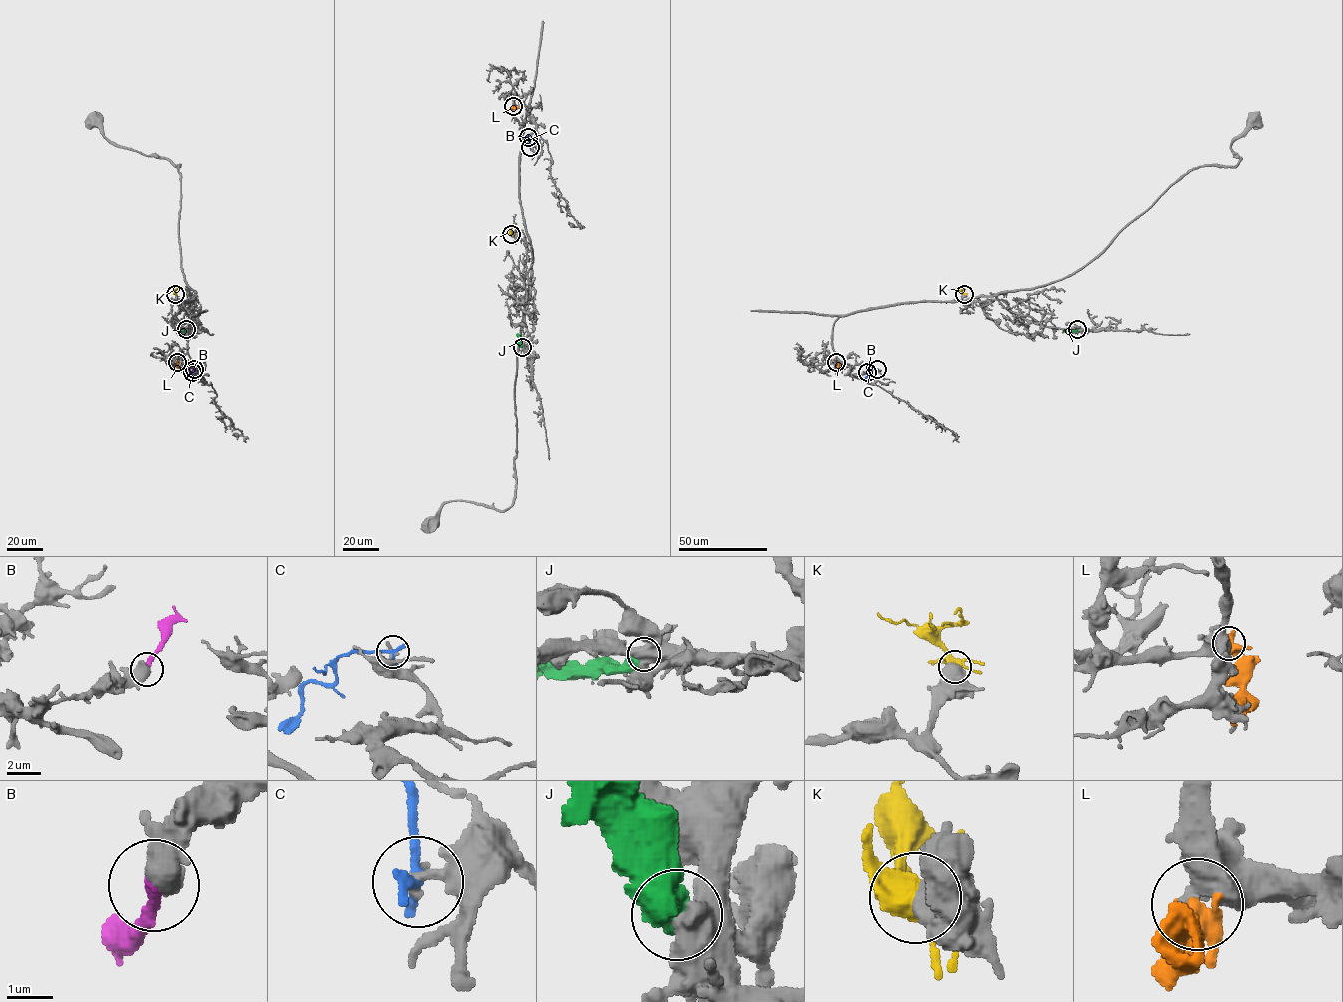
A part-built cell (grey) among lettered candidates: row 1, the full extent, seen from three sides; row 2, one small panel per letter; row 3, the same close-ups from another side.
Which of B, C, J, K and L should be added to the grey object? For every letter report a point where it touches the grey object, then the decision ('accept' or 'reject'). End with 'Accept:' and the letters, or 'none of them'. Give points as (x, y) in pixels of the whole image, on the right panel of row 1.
B: meets grey at (867, 372); accept
C: meets grey at (877, 369); reject
J: meets grey at (1077, 329); reject
K: meets grey at (964, 294); reject
L: meets grey at (836, 362); reject
Accept: B

